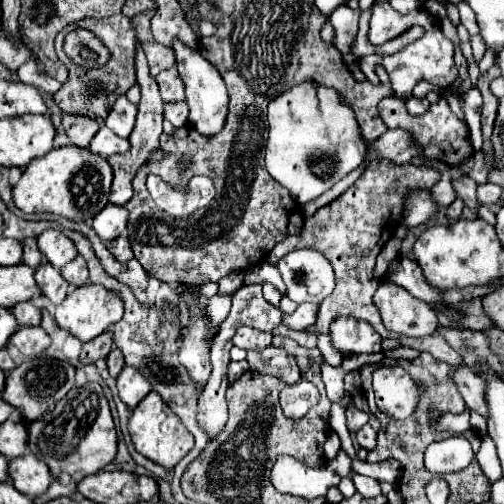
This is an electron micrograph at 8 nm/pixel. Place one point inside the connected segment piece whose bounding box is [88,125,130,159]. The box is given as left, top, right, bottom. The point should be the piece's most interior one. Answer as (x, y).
(104, 143)

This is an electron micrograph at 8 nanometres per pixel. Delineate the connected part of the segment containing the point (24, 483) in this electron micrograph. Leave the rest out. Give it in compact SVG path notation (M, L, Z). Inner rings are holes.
M32 453L10 459L8 471L10 471L12 485L28 497L42 495L52 481L52 475L50 475L46 463L36 459Z

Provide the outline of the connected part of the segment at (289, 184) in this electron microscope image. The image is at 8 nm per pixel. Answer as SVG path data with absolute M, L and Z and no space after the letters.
M302 83L278 95L267 107L268 138L266 141L266 169L282 187L286 187L298 205L316 199L334 183L356 169L364 157L360 129L340 95L324 85Z

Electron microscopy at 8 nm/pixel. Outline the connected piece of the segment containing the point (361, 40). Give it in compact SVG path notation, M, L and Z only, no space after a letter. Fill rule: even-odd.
M362 11L360 15L360 29L356 33L356 39L352 43L352 55L354 57L364 57L370 55L374 45L368 43L368 19L370 19L370 11Z

